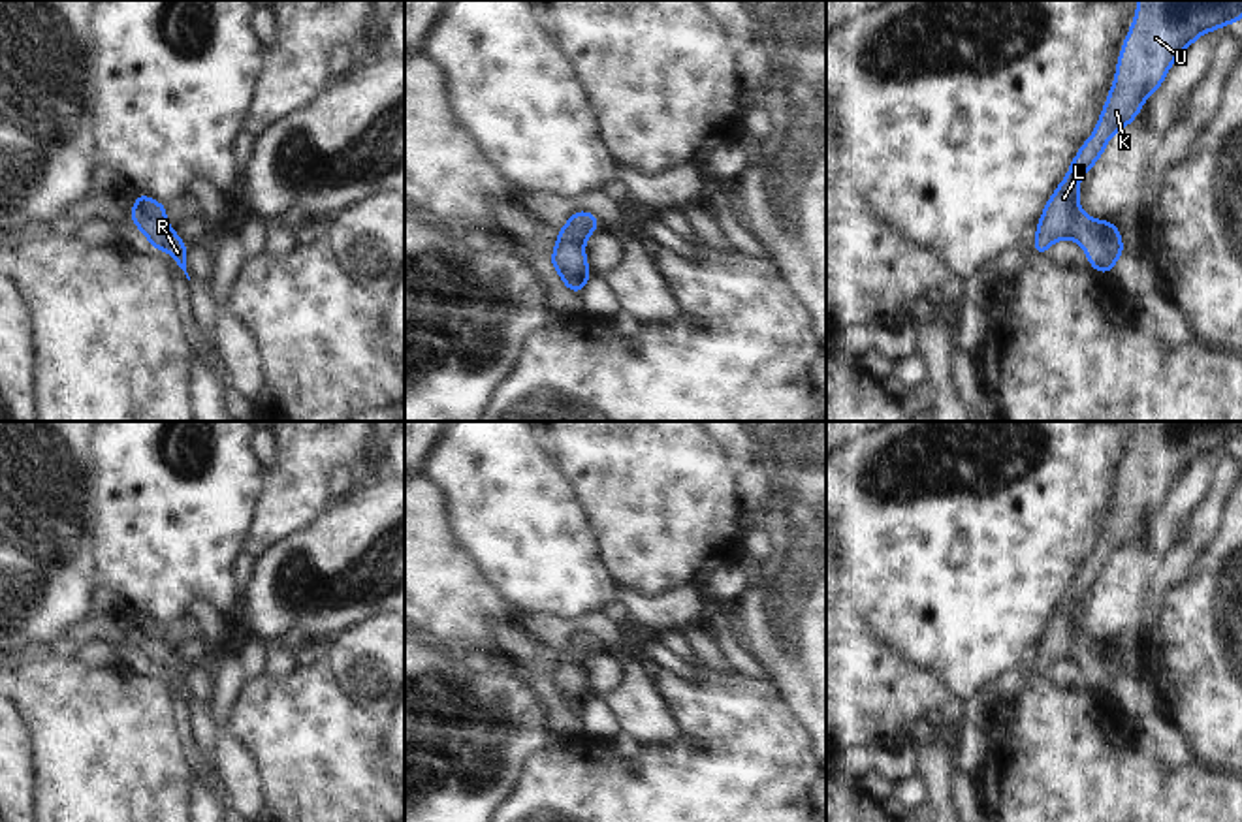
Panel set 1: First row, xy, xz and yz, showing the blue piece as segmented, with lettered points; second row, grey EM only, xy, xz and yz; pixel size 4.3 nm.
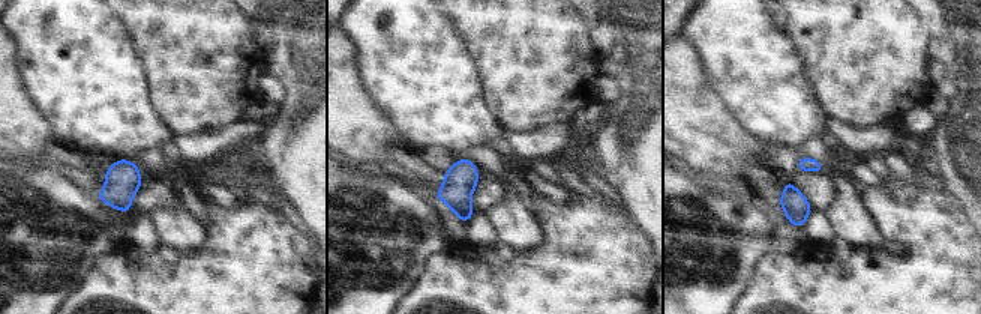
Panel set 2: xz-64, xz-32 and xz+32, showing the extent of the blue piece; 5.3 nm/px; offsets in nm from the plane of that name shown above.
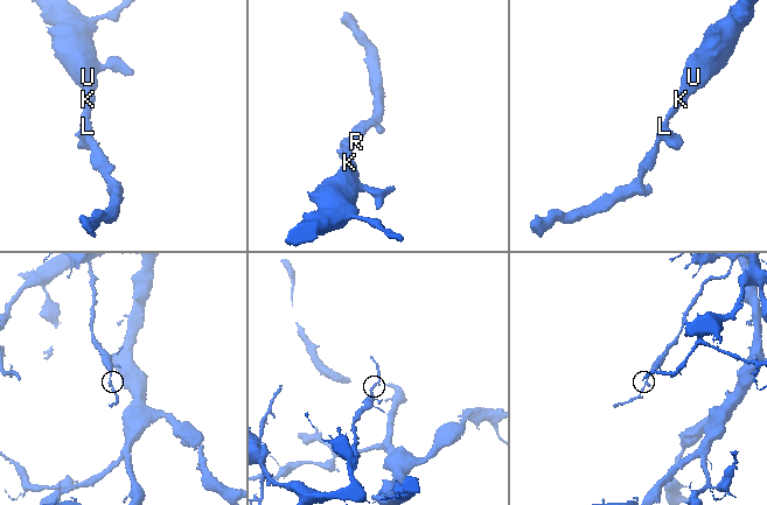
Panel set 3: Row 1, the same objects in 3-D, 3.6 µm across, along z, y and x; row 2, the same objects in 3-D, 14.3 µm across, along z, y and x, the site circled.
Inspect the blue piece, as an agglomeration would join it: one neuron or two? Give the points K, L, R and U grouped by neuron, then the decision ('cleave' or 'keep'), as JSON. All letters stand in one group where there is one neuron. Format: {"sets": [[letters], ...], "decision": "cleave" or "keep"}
{"sets": [["K", "L", "R", "U"]], "decision": "keep"}

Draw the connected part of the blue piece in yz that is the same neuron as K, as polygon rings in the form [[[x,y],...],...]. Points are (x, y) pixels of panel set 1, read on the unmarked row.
[[[1138,421],[1097,549],[1078,570],[1035,647],[1037,677],[1044,677],[1058,660],[1075,660],[1084,668],[1093,692],[1114,692],[1116,679],[1127,670],[1116,643],[1093,641],[1080,632],[1080,598],[1093,589],[1112,555],[1135,542],[1146,517],[1161,508],[1180,472],[1202,453],[1218,451],[1231,442],[1242,442],[1242,421]]]

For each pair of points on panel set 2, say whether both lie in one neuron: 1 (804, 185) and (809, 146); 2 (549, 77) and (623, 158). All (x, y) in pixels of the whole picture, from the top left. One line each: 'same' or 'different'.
1: different
2: different

